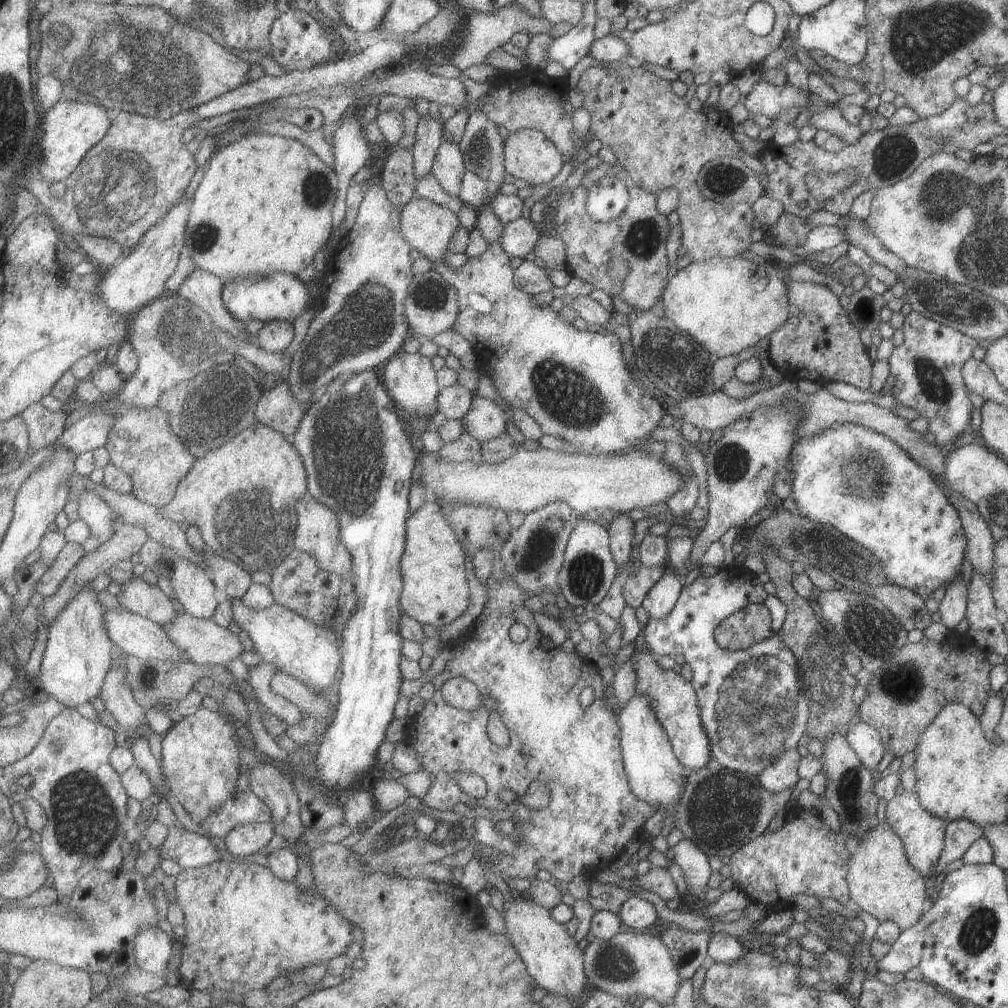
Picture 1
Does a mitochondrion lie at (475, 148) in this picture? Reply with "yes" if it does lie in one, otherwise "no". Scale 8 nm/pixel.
no

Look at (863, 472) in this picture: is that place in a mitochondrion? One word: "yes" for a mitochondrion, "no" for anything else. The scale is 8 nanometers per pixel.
yes

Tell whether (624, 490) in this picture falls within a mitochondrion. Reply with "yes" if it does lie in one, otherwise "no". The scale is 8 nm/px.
no

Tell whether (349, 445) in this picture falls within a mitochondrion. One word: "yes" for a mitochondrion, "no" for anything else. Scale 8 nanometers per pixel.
yes

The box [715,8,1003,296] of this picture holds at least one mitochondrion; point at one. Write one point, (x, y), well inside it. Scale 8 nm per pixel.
(894, 158)

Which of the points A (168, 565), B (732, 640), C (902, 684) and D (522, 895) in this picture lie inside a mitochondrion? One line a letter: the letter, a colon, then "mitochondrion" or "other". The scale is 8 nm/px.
A: other
B: mitochondrion
C: mitochondrion
D: other

